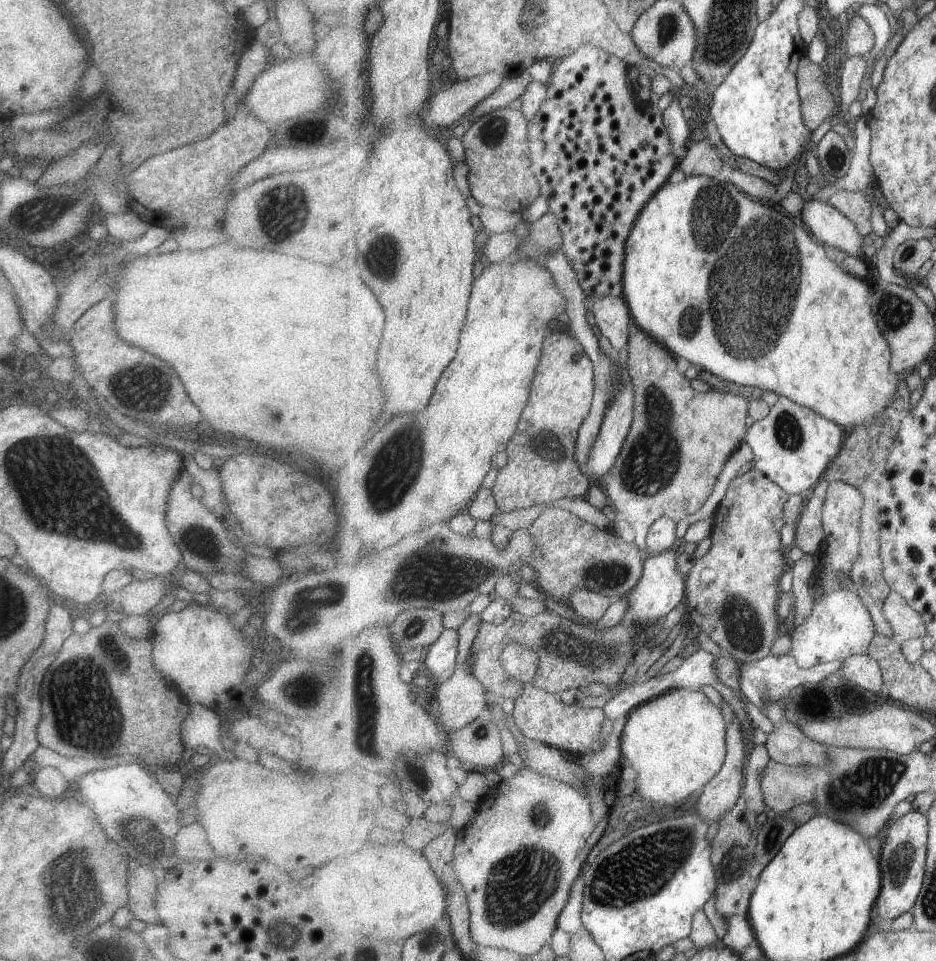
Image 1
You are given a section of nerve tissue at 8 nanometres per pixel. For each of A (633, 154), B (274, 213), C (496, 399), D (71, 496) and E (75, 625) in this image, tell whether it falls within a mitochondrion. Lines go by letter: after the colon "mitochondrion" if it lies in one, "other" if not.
A: other
B: mitochondrion
C: other
D: mitochondrion
E: other

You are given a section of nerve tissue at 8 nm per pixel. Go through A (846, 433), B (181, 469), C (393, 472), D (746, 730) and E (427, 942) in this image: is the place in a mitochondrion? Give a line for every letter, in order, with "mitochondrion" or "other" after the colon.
A: other
B: other
C: mitochondrion
D: other
E: other

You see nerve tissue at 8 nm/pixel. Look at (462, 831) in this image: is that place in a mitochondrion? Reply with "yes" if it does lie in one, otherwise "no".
no

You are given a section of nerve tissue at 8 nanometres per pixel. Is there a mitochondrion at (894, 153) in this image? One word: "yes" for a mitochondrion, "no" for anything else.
no

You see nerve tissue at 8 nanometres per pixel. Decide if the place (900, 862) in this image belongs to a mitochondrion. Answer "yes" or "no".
yes

